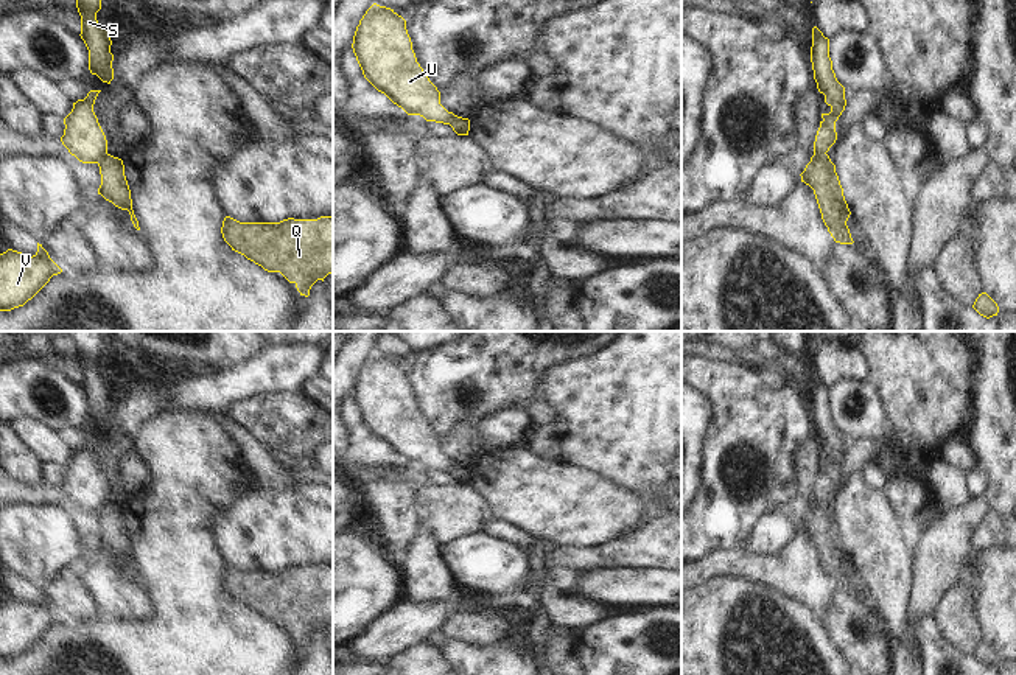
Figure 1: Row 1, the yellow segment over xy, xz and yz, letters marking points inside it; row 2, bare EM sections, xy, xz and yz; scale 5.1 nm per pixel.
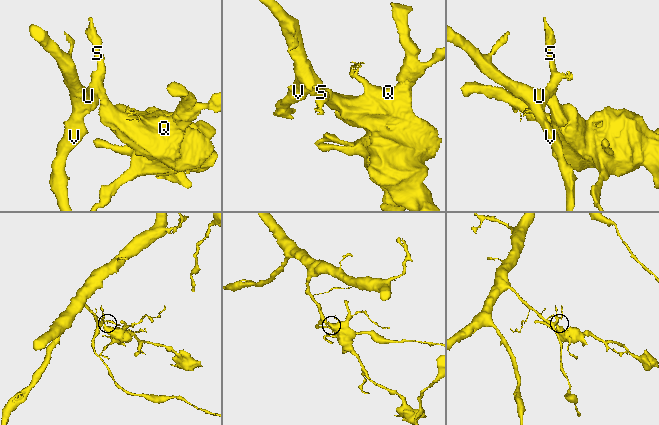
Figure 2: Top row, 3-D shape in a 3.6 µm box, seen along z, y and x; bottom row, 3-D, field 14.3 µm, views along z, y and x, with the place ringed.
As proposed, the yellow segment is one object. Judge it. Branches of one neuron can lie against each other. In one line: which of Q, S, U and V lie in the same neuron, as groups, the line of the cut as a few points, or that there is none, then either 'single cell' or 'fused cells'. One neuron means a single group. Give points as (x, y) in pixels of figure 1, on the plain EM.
Q / S U V; cut in yz along (825, 500), (812, 506); fused cells

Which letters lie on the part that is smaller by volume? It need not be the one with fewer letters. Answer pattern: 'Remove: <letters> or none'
Remove: Q

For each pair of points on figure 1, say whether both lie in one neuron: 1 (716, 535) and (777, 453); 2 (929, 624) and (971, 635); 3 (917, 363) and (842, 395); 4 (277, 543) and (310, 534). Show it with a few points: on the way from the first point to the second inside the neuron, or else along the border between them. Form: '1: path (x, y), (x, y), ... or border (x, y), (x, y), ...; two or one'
1: path (738, 514), (763, 495), (769, 487), (769, 475); one
2: border (932, 616), (938, 632), (960, 652); two
3: border (867, 380), (876, 391), (886, 416); two
4: path (285, 535), (302, 534); one

